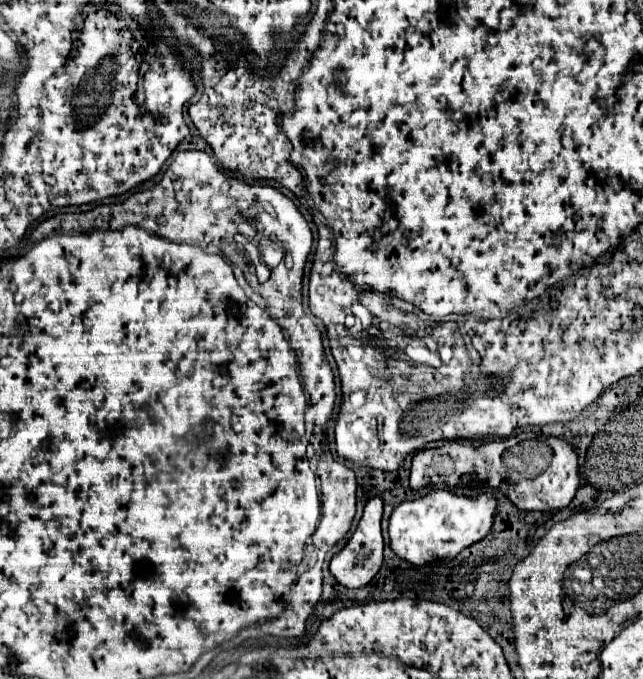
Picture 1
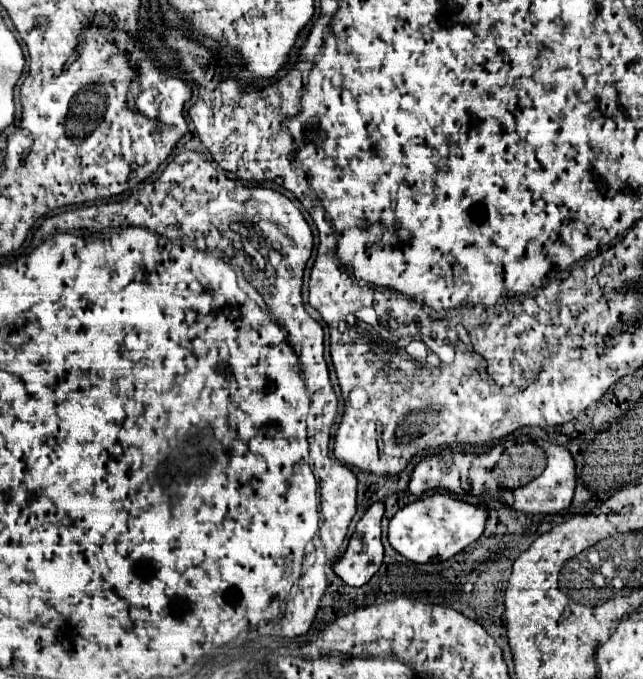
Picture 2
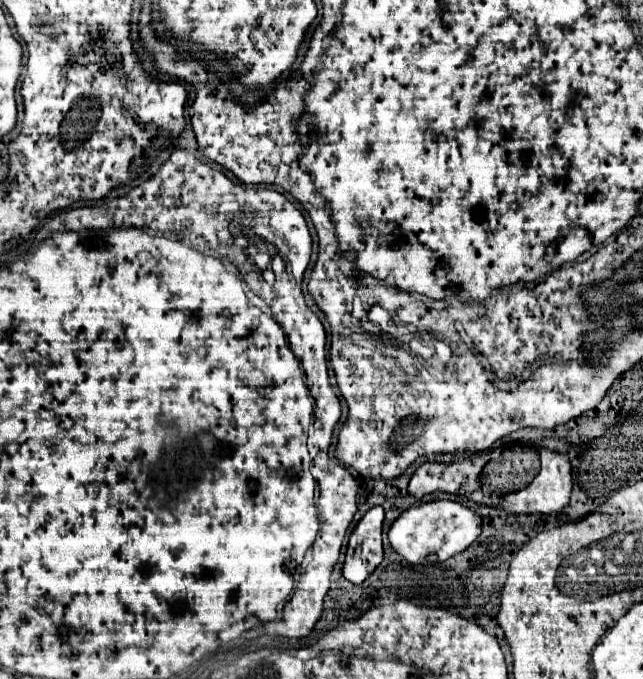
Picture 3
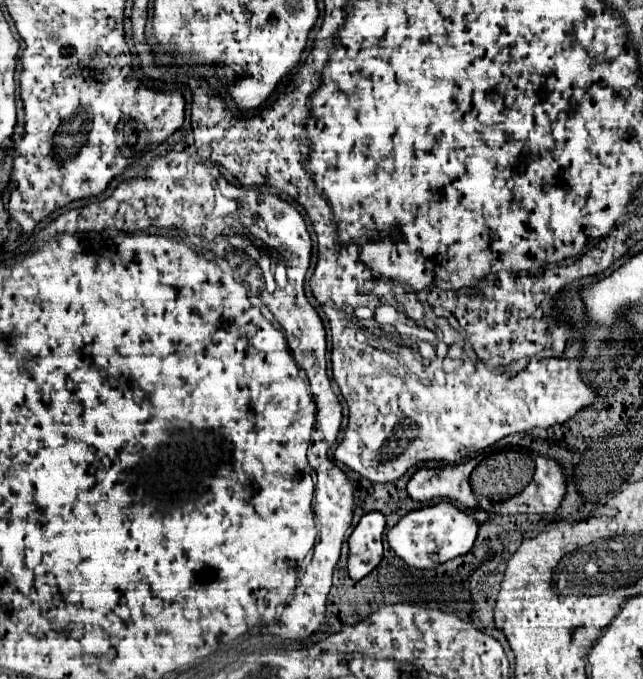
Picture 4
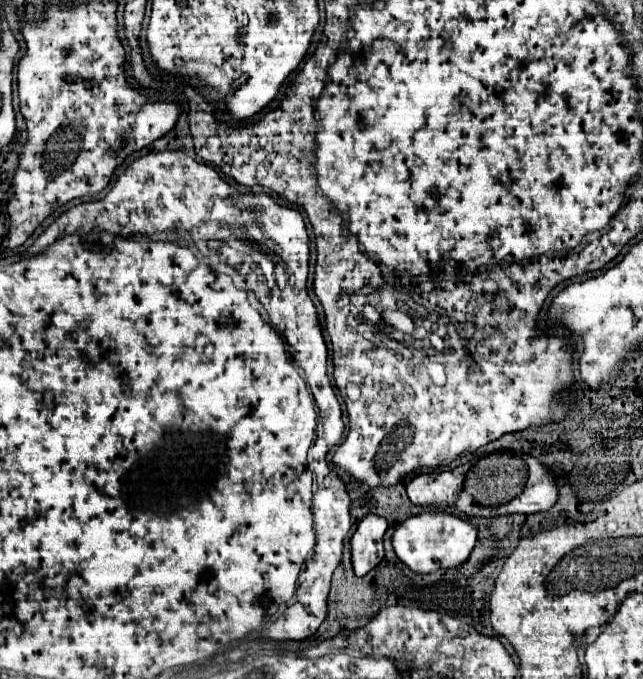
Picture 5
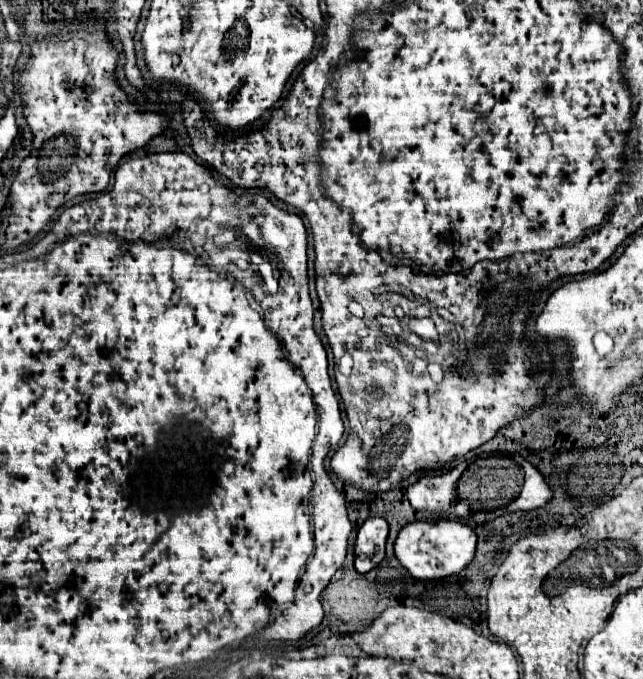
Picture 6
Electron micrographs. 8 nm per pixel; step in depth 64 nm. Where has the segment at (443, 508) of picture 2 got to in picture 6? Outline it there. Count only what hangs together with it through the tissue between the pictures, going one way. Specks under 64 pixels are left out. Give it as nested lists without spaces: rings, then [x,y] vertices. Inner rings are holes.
[[[440,520],[436,524],[412,522],[400,530],[394,544],[394,552],[400,564],[410,572],[414,580],[436,580],[436,578],[460,574],[474,560],[476,534],[470,526],[452,520]]]

